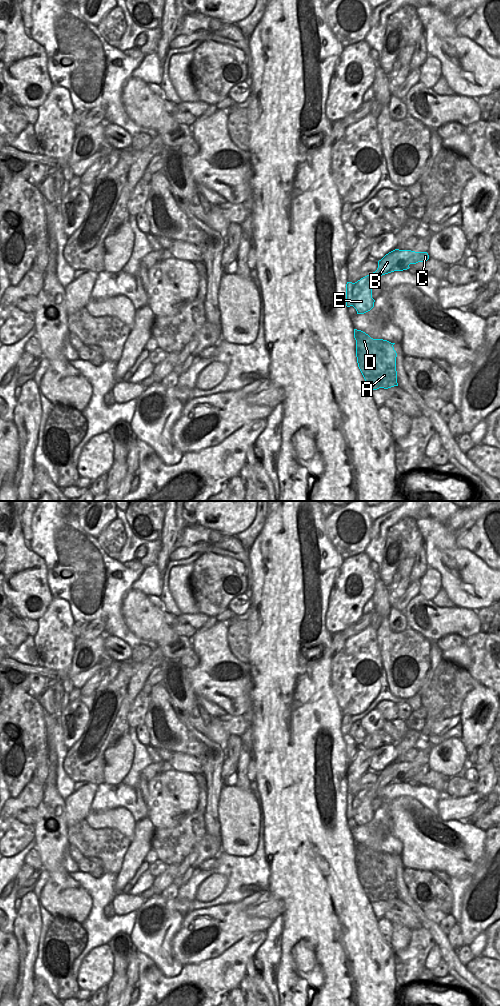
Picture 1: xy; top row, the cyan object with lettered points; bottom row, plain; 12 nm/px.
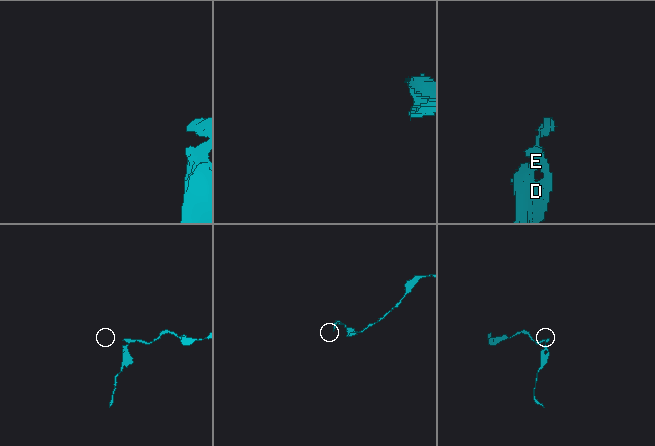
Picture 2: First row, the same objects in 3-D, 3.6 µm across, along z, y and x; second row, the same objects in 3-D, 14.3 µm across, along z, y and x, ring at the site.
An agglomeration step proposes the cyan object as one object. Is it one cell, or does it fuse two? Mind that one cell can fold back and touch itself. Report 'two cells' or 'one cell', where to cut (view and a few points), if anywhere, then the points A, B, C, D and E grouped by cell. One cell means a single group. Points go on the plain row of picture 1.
two cells | xy (377, 780), (381, 787) | A D E / B C

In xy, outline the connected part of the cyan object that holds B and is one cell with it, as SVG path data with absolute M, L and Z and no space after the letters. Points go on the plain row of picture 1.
M395 761L378 773L378 785L385 787L394 783L409 781L410 776L425 774L429 771L427 764Z

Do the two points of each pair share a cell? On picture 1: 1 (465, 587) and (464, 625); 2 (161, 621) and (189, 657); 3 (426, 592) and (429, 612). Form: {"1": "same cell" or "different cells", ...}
{"1": "different cells", "2": "different cells", "3": "different cells"}

